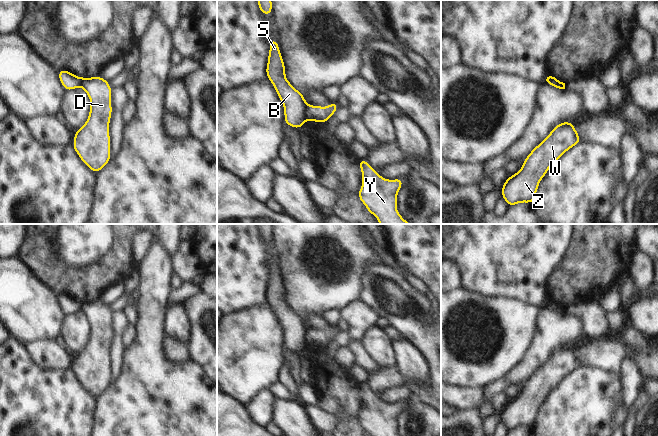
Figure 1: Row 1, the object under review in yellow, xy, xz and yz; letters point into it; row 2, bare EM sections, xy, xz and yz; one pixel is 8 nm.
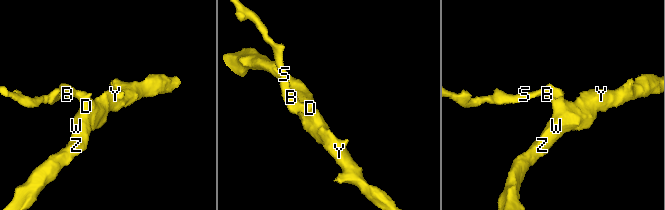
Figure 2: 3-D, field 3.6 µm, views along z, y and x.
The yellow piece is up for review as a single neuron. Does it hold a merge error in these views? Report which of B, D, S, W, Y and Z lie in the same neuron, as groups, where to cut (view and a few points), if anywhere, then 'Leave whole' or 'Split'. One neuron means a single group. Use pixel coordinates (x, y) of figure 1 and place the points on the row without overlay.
Groups: B S / D W Y Z. Split along xz (308, 329), (305, 335), (305, 342). Split.

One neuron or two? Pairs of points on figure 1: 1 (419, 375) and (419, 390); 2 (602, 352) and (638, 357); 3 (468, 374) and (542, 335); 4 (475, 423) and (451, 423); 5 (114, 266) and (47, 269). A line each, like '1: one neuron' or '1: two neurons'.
1: two neurons
2: one neuron
3: two neurons
4: one neuron
5: one neuron

